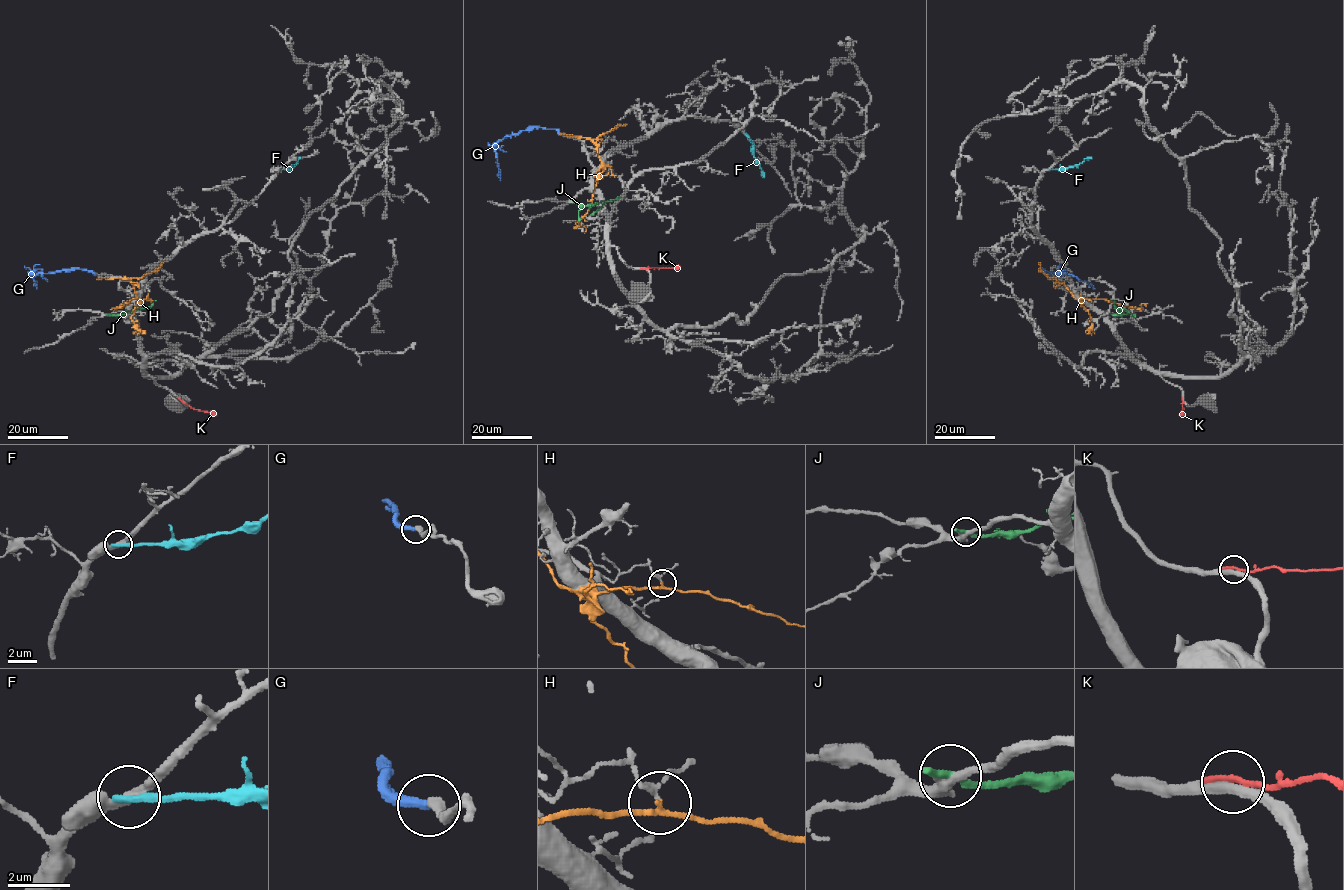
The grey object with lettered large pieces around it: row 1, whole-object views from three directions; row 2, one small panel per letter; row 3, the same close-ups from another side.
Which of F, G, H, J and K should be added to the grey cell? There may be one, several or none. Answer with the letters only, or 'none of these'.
G

